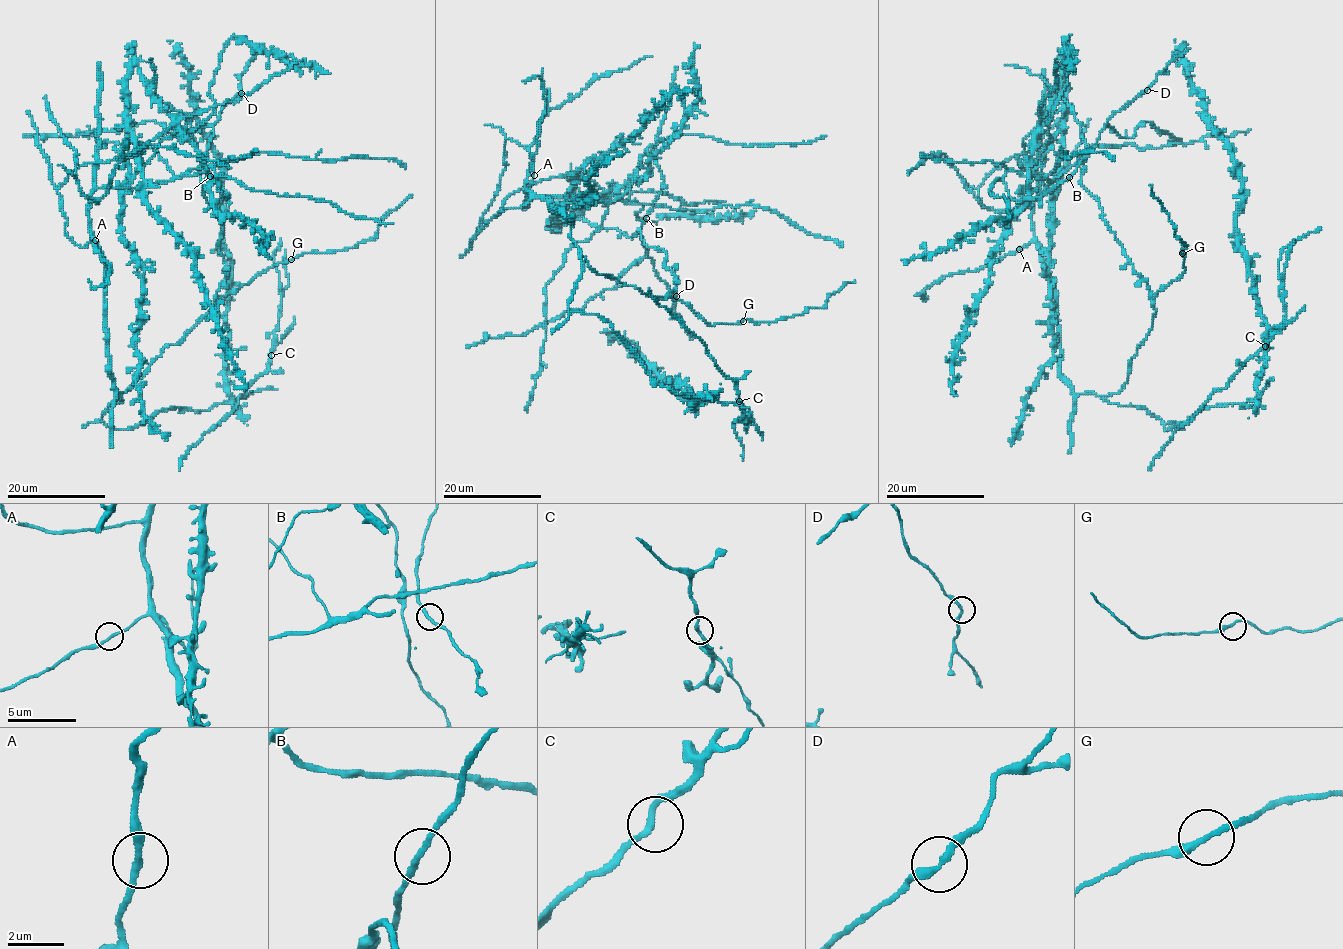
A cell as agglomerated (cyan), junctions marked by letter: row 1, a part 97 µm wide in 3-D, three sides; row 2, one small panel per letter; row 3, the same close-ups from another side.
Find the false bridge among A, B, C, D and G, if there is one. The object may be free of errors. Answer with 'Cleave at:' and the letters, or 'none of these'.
Cleave at: none of these

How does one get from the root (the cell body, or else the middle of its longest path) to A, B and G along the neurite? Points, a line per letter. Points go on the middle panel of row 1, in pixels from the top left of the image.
A: (550, 209), (546, 200), (532, 195), (534, 175)
B: (550, 209), (525, 191), (532, 197), (615, 200), (647, 152), (663, 187), (645, 218)
G: (550, 209), (562, 210), (571, 225), (570, 237), (598, 273), (648, 295), (685, 302), (710, 325), (743, 321)

